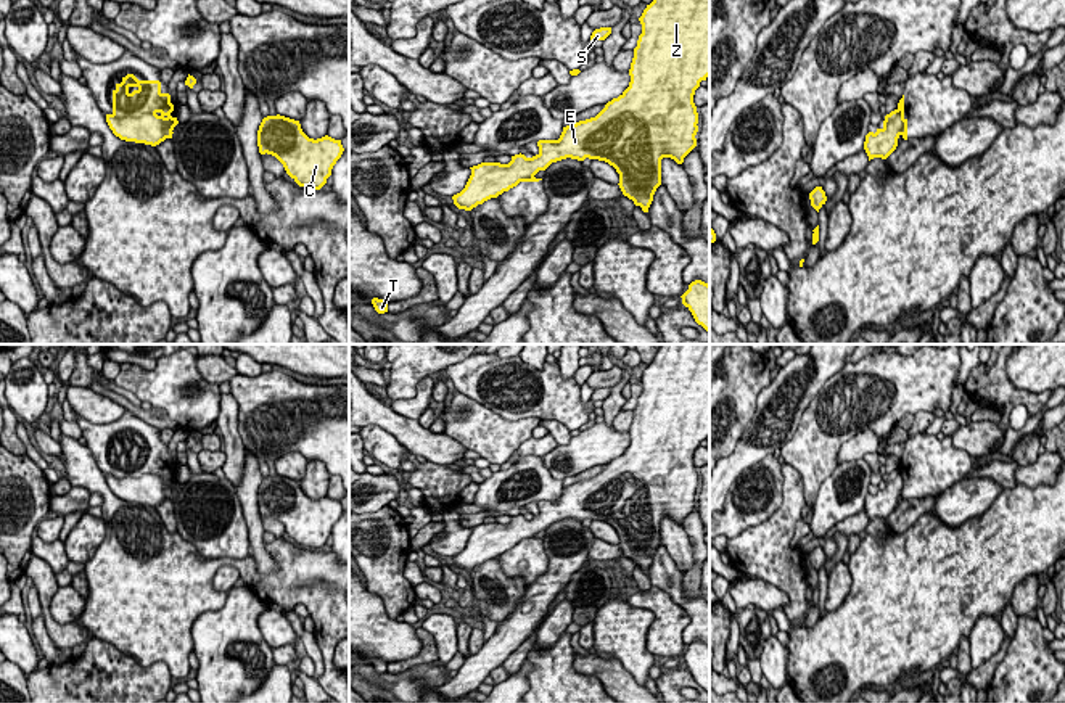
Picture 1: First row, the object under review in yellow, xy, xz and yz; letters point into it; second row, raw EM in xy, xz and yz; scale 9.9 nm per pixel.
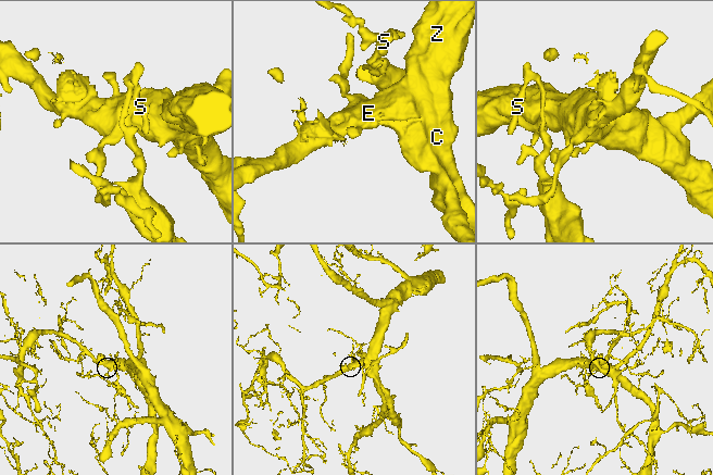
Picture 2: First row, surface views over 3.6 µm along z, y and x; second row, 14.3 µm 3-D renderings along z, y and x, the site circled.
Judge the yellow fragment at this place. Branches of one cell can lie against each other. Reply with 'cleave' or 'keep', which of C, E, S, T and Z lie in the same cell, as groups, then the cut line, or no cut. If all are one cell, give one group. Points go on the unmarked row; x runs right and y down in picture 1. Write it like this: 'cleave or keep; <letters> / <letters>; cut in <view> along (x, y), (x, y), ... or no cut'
cleave; C E T Z / S; cut in xy along (155, 473), (142, 473), (139, 476), (111, 475)

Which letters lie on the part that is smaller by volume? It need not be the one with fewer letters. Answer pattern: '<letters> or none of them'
S

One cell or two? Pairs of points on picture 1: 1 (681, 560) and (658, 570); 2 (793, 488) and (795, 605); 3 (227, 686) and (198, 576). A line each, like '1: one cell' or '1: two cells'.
1: two cells
2: one cell
3: two cells

